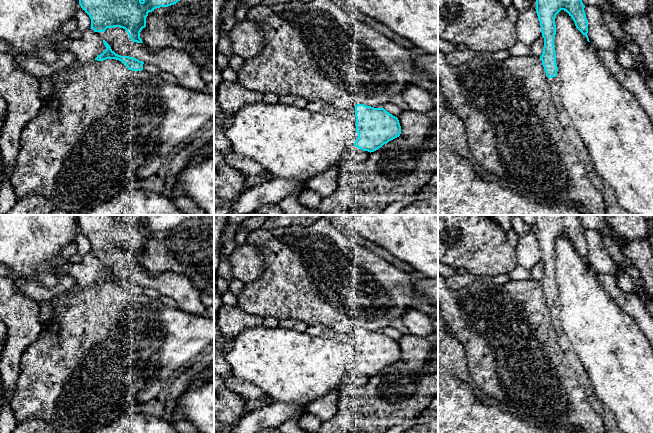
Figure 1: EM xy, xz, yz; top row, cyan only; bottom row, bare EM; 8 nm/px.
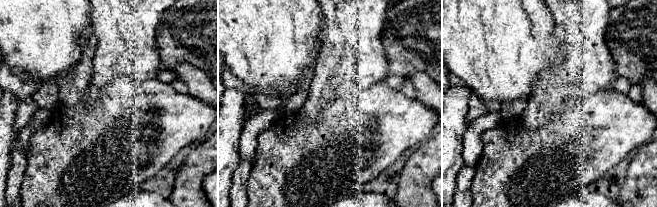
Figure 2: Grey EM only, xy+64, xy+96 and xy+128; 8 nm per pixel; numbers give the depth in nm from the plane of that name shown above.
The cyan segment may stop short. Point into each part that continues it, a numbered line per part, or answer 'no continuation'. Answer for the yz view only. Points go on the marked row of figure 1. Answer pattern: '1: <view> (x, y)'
1: yz (553, 81)

